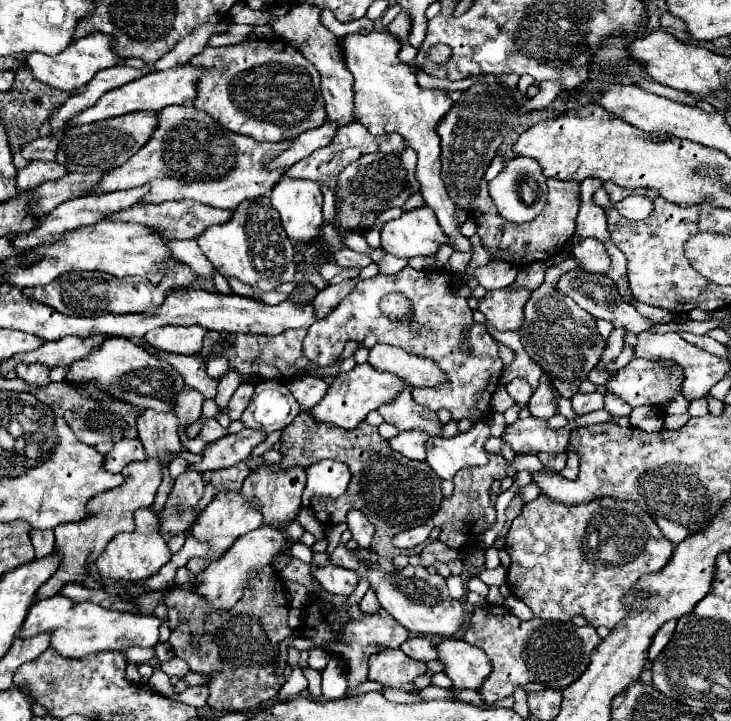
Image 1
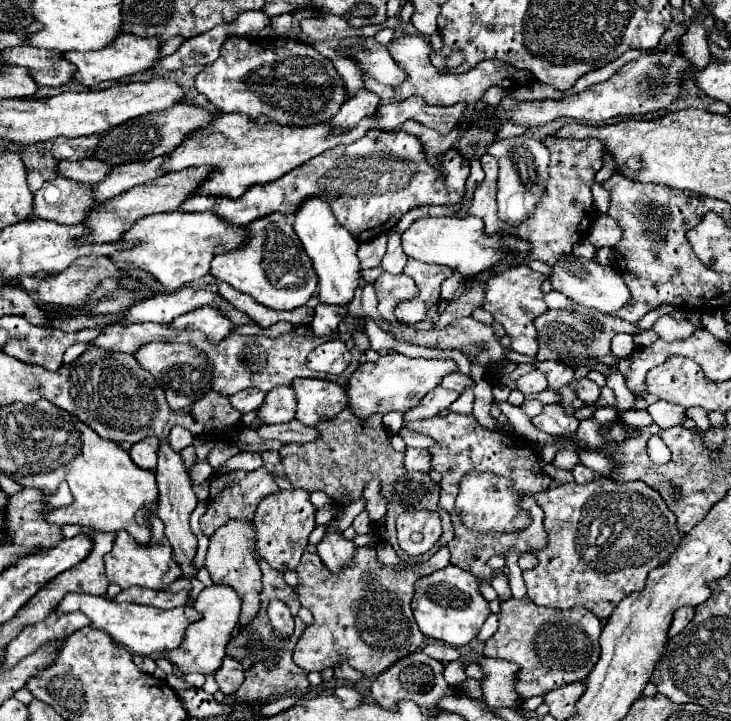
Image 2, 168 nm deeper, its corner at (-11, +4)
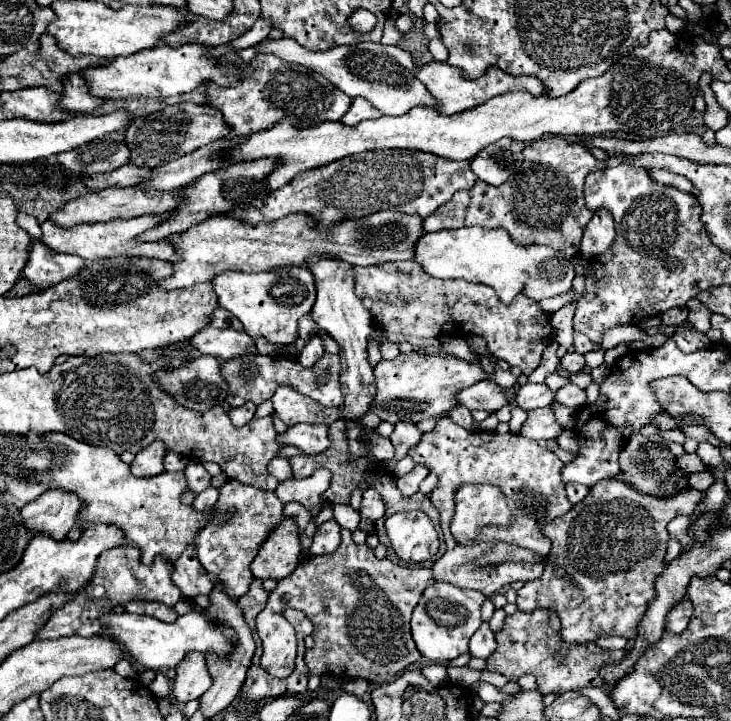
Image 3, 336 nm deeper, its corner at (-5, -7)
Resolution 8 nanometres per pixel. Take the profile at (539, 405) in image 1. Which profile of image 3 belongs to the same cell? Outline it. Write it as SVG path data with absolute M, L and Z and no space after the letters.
M567 353L567 355L561 359L561 367L563 367L569 375L581 371L583 365L585 365L585 359L583 359L583 355L579 355L579 353Z

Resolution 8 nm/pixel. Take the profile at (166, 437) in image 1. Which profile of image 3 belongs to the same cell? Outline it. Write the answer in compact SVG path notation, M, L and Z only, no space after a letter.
M187 545L185 551L179 555L179 559L173 561L171 579L187 599L193 599L199 593L207 595L213 589L213 579L195 557L193 545Z

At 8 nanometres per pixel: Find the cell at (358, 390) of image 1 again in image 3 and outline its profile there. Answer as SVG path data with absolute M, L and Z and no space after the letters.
M399 355L393 361L379 361L373 369L375 373L375 397L371 401L371 411L381 417L381 421L397 423L411 421L419 423L423 419L439 417L453 405L457 405L455 391L471 387L477 381L487 379L487 373L477 363L461 361L453 355Z

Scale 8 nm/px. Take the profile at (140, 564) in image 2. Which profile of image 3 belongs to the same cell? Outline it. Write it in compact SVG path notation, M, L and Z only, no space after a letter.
M121 545L115 549L107 549L97 559L97 569L93 579L85 589L81 589L71 601L67 601L61 609L53 611L49 621L35 633L35 639L59 639L69 635L79 637L93 637L101 635L103 627L97 623L97 617L101 613L111 611L115 605L123 605L127 601L161 601L169 607L173 607L181 599L181 591L171 581L171 563L161 559L161 555L155 557L155 561L147 567L139 563L139 551L133 545Z

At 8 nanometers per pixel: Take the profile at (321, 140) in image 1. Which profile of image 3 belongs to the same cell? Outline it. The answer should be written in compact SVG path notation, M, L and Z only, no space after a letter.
M357 97L357 99L353 99L349 111L341 117L341 123L343 123L343 125L357 125L357 123L361 123L361 121L365 121L365 119L377 119L377 117L381 117L381 111L377 111L377 109L375 109L371 103L367 103L365 99Z

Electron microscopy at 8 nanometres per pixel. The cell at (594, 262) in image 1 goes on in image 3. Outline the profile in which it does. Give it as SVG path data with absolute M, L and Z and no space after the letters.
M597 211L585 227L585 233L581 239L581 255L585 259L601 255L611 249L613 241L615 241L613 217L607 211Z

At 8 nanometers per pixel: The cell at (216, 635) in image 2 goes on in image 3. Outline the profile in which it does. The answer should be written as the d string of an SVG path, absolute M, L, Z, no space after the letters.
M193 651L185 655L185 659L177 665L177 675L173 681L173 697L179 703L187 703L191 699L201 697L209 687L213 679L207 669L205 655L199 651Z

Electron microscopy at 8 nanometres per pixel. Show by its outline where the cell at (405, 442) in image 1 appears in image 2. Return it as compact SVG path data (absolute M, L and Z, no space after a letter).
M421 448L405 450L405 468L411 472L429 472L431 470L431 454Z

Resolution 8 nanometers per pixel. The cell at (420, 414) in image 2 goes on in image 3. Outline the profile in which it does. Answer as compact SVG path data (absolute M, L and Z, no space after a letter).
M397 423L397 425L395 425L395 431L393 431L393 435L391 435L389 439L391 439L391 443L397 447L397 455L395 455L395 459L391 459L391 461L385 463L389 471L393 471L393 465L395 465L401 457L407 455L409 447L413 447L413 445L421 439L421 435L423 435L423 433L417 429L415 423Z

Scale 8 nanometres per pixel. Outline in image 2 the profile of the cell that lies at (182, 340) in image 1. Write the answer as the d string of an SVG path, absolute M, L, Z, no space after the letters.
M203 306L195 312L183 314L179 318L175 318L171 322L173 328L187 328L187 330L201 330L209 336L209 340L223 340L229 336L229 332L235 328L235 324L231 324L231 320L227 320L227 316L223 316L217 308L211 306Z

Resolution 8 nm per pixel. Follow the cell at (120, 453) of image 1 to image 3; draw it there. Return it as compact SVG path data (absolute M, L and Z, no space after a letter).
M153 441L149 447L139 451L131 463L131 473L135 477L155 477L161 475L163 469L163 455L165 455L165 445Z

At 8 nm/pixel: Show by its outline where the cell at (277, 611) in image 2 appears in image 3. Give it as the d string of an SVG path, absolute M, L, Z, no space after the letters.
M341 529L340 534L339 551L335 551L333 555L303 557L295 571L289 577L281 579L277 589L271 591L266 604L267 607L257 615L256 629L261 641L263 641L261 667L267 673L271 673L273 677L281 679L281 677L291 675L293 661L295 661L293 627L283 617L283 611L286 608L303 611L313 623L315 645L305 651L305 665L307 665L311 675L335 673L343 679L361 677L369 683L385 683L385 681L393 679L395 675L399 675L403 669L407 669L411 663L421 659L421 653L417 651L417 647L411 639L409 619L411 619L411 613L413 613L417 601L421 599L423 591L435 581L433 569L431 567L407 569L407 567L401 567L389 559L377 559L373 549L369 549L367 545L355 545L351 541L349 529Z

